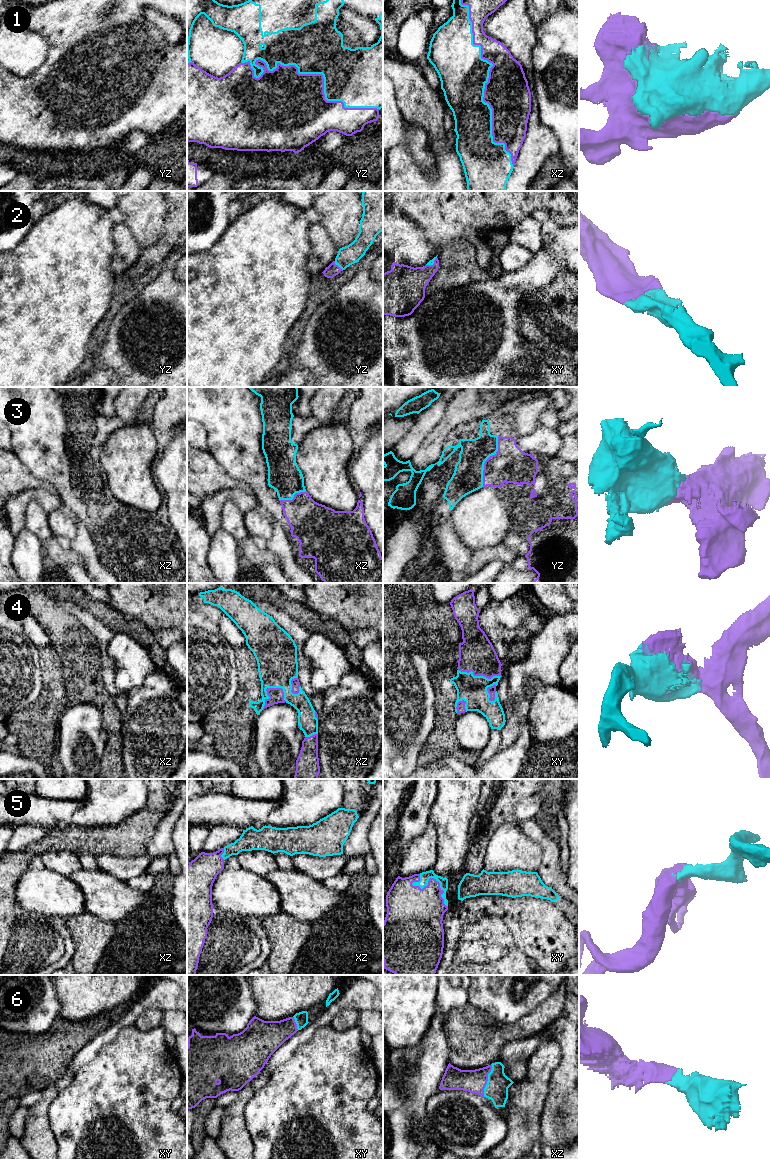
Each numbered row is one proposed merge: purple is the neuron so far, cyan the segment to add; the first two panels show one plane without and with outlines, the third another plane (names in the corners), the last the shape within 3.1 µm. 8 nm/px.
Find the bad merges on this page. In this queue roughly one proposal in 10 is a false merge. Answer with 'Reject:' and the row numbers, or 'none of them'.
Reject: none of them

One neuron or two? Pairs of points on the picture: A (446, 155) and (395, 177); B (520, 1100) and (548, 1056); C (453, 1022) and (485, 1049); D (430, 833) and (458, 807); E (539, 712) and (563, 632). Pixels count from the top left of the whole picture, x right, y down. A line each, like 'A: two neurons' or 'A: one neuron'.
A: one neuron
B: one neuron
C: one neuron
D: two neurons
E: two neurons

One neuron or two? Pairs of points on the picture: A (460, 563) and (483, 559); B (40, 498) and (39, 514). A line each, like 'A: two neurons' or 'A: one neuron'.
A: two neurons
B: two neurons

